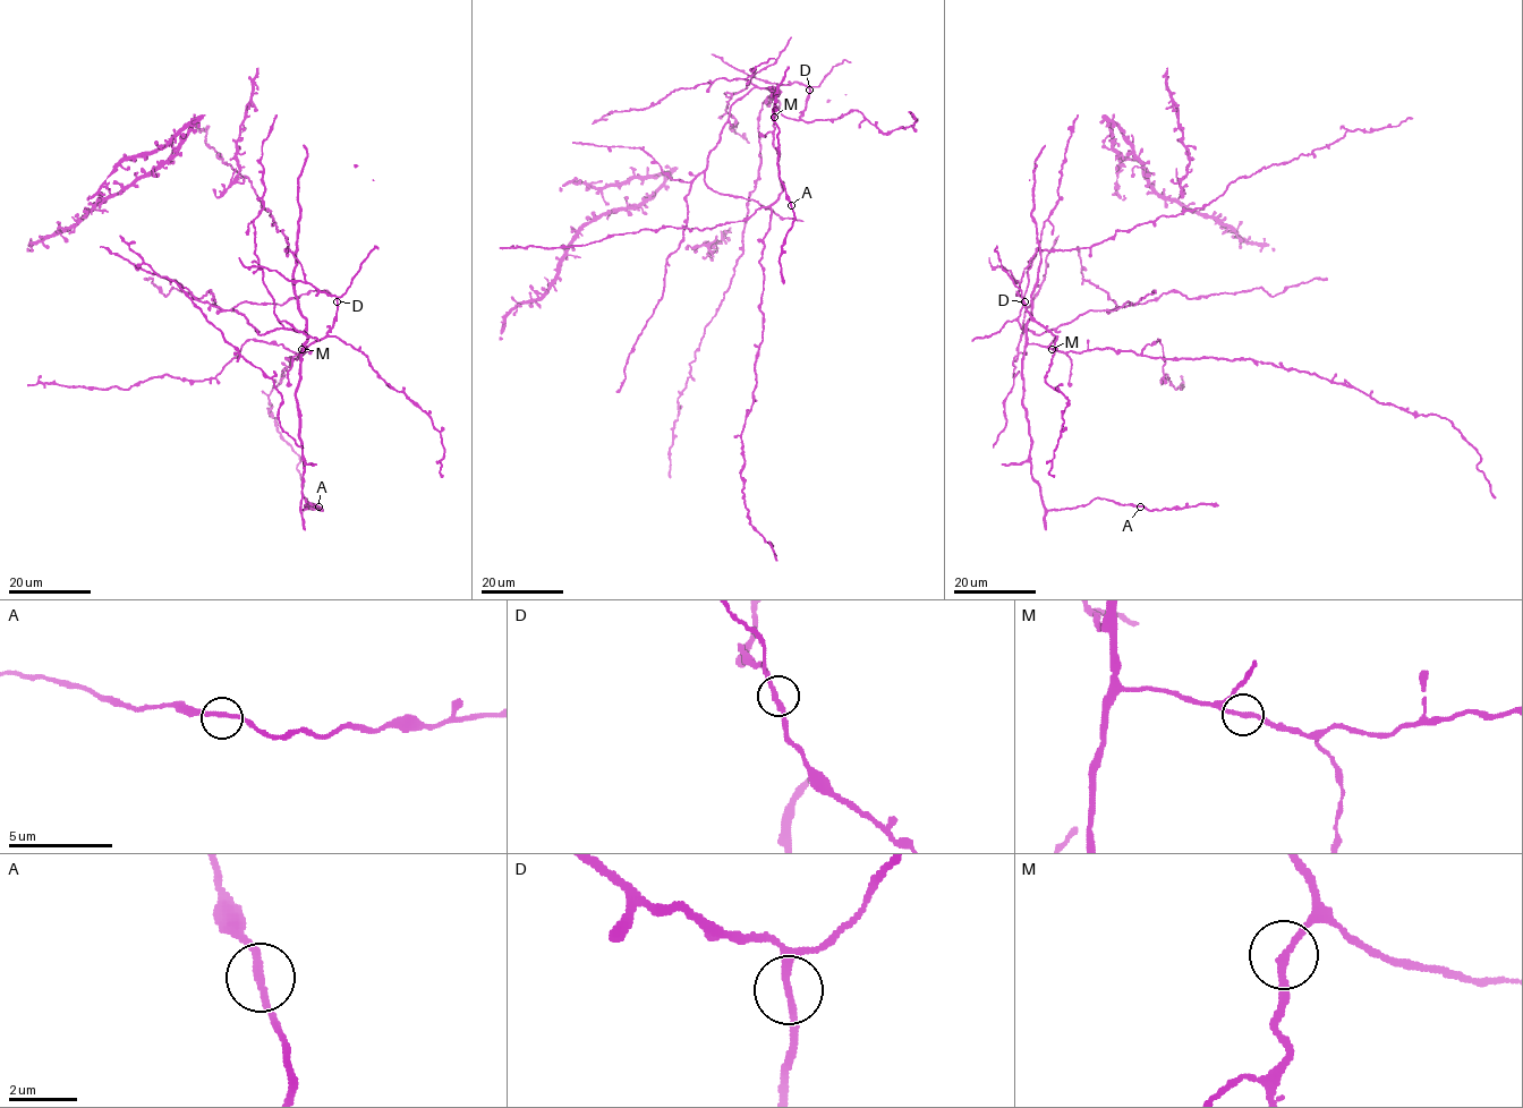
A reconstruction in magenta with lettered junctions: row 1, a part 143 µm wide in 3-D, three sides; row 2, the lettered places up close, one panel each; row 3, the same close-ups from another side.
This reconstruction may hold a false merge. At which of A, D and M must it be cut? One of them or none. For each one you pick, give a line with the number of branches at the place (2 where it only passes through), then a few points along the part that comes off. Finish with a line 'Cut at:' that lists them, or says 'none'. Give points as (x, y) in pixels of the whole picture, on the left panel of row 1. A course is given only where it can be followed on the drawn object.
Cut at: none

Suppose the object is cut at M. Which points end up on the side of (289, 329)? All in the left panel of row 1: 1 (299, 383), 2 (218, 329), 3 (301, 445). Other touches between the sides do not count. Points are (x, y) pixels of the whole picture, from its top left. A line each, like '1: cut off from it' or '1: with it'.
1: with it
2: with it
3: with it

